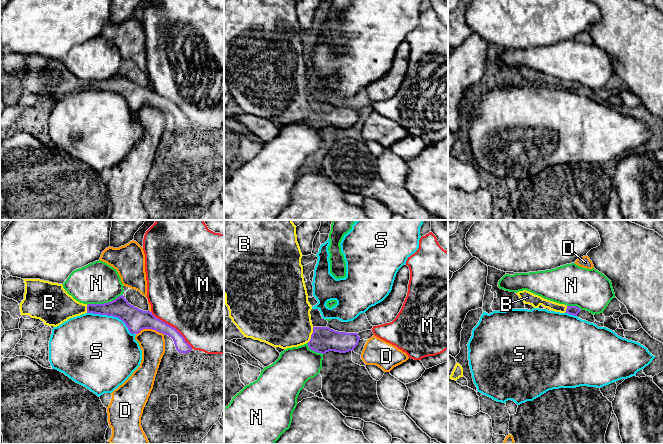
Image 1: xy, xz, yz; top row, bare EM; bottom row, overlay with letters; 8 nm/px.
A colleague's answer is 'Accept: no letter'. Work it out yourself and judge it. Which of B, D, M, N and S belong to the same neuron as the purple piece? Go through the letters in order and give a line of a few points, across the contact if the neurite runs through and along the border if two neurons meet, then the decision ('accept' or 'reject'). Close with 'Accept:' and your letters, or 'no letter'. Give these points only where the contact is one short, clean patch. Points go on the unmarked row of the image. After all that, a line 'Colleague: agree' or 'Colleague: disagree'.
B: line xz (323, 115), (311, 111), (297, 106), (284, 96); accept
D: reject
M: reject
N: line xy (122, 70), (107, 78), (89, 79), (87, 81); reject
S: reject
Accept: B
Colleague: disagree

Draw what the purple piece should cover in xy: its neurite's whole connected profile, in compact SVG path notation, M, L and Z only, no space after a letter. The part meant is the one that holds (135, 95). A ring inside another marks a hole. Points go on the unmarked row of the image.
M40 55L23 56L25 69L19 80L21 91L29 91L54 103L85 89L113 92L122 96L131 110L138 110L143 105L156 106L171 113L179 129L192 127L175 104L156 94L149 86L143 87L129 80L123 71L108 79L87 81L76 77L62 60Z

